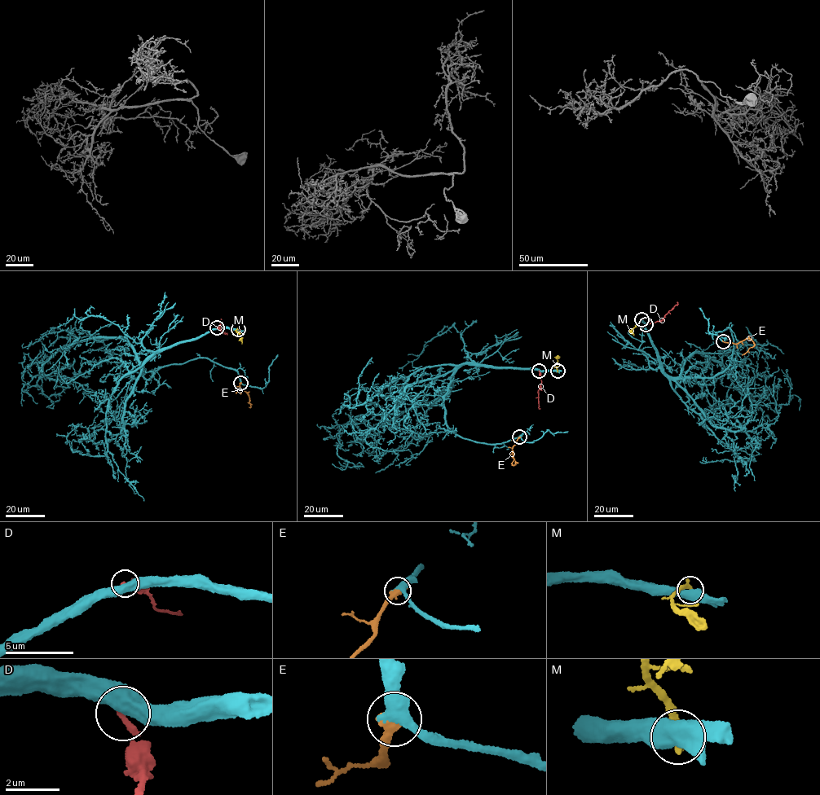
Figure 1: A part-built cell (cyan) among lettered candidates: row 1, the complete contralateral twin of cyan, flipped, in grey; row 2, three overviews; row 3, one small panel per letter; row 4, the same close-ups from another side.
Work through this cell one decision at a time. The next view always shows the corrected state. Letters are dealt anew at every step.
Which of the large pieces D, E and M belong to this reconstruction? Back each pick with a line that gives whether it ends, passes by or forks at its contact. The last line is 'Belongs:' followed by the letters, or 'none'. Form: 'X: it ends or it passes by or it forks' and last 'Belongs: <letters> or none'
E: it ends
Belongs: E

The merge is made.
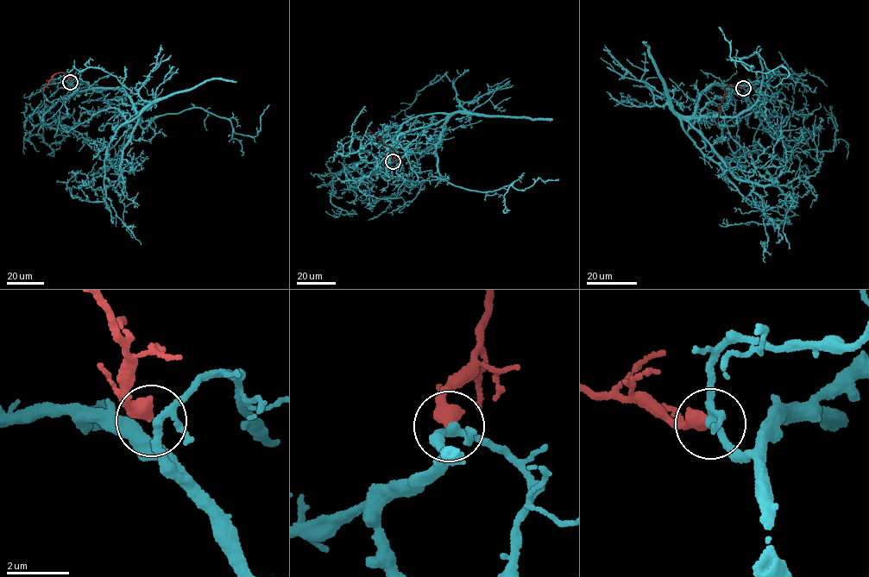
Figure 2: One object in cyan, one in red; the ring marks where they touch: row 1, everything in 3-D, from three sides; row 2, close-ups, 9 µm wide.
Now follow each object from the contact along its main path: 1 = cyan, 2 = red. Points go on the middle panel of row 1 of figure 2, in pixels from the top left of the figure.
1: (393, 161), (437, 147), (443, 125), (437, 164), (456, 185), (484, 192), (559, 179)
2: (392, 161), (394, 152), (368, 129)

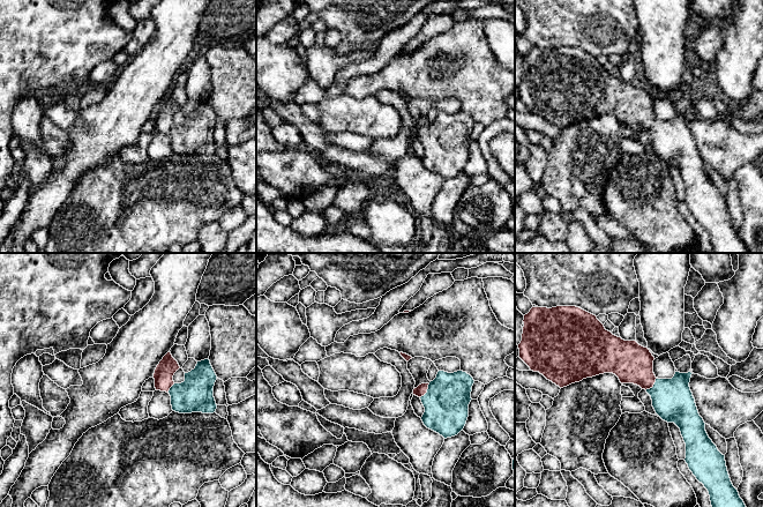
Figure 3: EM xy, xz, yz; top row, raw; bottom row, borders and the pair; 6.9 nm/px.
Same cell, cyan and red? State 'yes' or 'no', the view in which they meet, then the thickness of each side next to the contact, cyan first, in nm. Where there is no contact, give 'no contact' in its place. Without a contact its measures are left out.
yes | yz | 280/280 nm

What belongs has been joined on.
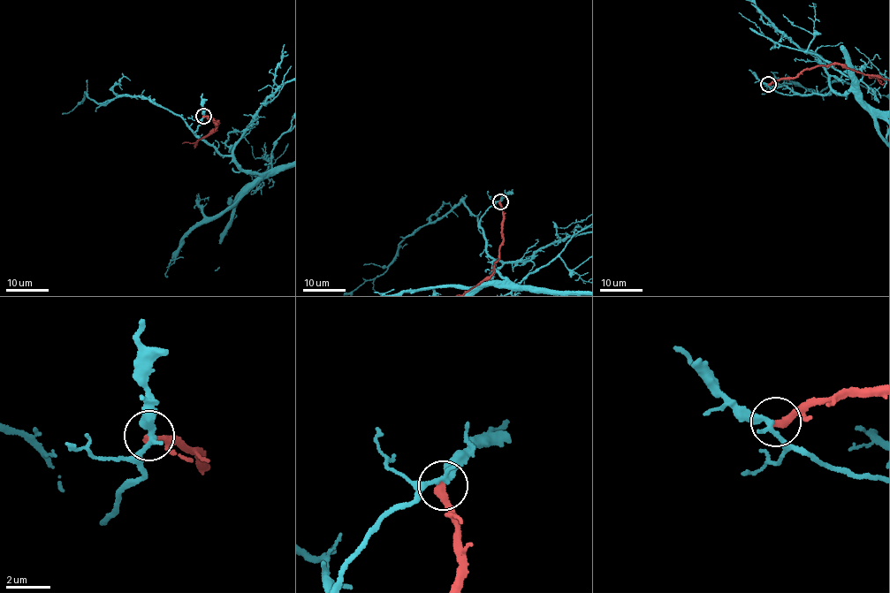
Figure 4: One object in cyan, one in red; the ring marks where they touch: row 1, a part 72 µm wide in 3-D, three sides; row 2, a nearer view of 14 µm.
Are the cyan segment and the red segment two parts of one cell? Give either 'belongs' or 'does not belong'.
does not belong

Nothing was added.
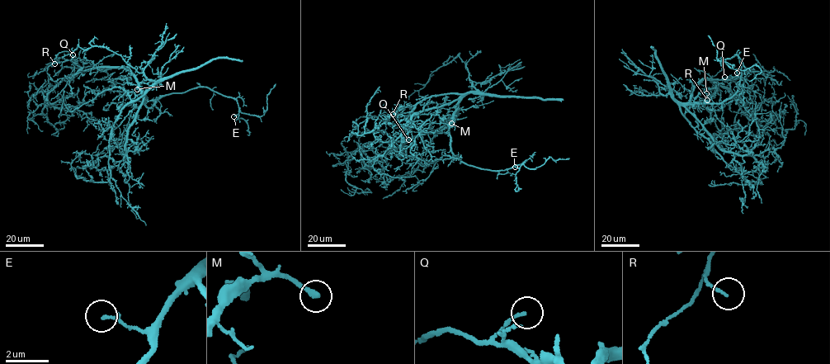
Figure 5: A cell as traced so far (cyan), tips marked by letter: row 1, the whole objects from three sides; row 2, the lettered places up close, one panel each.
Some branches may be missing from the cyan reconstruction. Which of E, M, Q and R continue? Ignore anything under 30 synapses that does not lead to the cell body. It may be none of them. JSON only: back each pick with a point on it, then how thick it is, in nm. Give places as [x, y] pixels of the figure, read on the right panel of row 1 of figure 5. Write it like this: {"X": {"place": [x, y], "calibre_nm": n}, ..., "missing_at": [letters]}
{"M": {"place": [706, 93], "calibre_nm": 240}, "missing_at": ["M"]}

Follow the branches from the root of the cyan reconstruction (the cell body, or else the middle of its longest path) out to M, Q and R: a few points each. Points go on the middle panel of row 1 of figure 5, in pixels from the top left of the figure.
M: (456, 107), (458, 111), (451, 123)
Q: (456, 107), (458, 111), (451, 124), (414, 135), (407, 143), (408, 136), (408, 139)
R: (456, 107), (458, 111), (451, 124), (414, 135), (407, 143), (408, 131), (395, 122), (393, 114)

